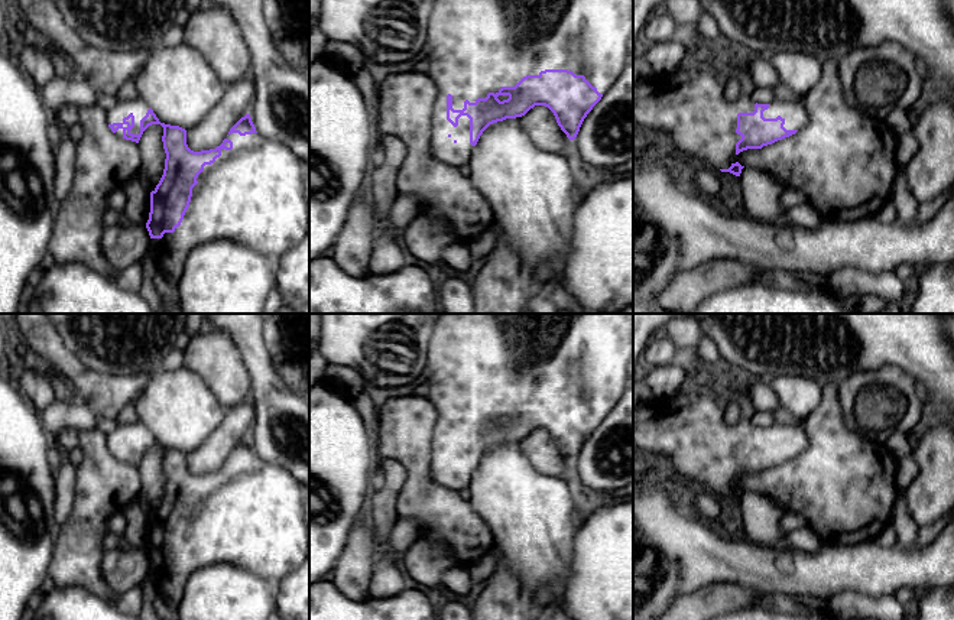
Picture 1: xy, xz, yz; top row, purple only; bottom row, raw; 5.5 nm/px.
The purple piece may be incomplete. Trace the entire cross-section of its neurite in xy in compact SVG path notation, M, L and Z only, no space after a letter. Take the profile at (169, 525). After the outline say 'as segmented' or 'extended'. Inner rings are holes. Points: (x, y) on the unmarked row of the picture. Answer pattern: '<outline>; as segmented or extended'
M133 418L120 421L107 434L107 447L113 457L136 467L149 449L163 451L165 493L150 516L146 552L152 562L150 577L171 606L179 606L186 580L198 568L225 562L276 584L305 561L309 533L304 486L285 468L260 460L250 438L230 452L220 470L201 475L188 471L185 452L160 447L153 434Z; extended

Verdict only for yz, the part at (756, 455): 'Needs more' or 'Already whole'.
Needs more

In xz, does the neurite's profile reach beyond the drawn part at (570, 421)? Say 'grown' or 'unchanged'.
grown

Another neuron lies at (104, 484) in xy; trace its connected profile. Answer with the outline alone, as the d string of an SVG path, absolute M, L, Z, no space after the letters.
M100 426L78 432L78 435L82 460L75 467L75 500L68 519L59 526L48 577L55 587L78 585L114 604L119 595L108 587L101 572L103 541L108 519L139 499L140 473L139 467L111 455L107 447L107 432Z

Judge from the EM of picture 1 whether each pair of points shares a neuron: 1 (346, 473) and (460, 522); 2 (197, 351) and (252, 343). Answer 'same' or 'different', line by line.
1: different
2: different

